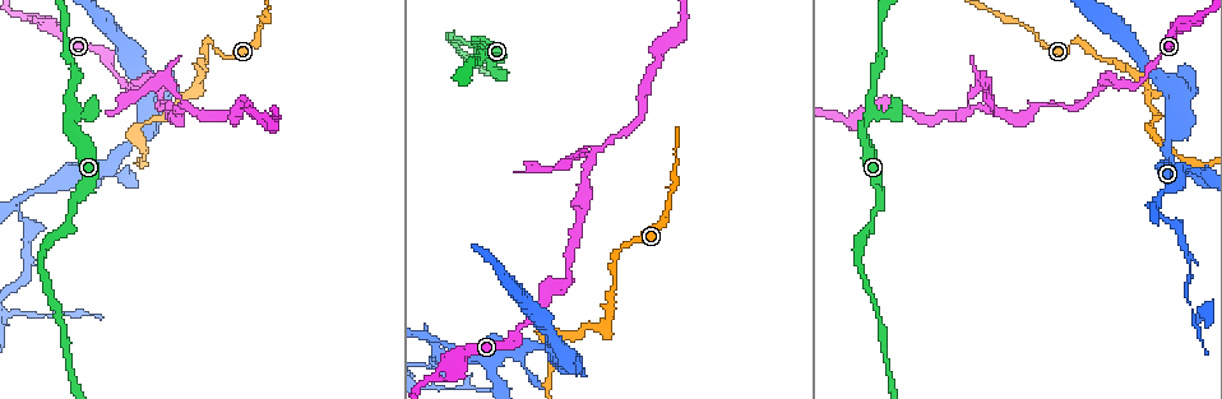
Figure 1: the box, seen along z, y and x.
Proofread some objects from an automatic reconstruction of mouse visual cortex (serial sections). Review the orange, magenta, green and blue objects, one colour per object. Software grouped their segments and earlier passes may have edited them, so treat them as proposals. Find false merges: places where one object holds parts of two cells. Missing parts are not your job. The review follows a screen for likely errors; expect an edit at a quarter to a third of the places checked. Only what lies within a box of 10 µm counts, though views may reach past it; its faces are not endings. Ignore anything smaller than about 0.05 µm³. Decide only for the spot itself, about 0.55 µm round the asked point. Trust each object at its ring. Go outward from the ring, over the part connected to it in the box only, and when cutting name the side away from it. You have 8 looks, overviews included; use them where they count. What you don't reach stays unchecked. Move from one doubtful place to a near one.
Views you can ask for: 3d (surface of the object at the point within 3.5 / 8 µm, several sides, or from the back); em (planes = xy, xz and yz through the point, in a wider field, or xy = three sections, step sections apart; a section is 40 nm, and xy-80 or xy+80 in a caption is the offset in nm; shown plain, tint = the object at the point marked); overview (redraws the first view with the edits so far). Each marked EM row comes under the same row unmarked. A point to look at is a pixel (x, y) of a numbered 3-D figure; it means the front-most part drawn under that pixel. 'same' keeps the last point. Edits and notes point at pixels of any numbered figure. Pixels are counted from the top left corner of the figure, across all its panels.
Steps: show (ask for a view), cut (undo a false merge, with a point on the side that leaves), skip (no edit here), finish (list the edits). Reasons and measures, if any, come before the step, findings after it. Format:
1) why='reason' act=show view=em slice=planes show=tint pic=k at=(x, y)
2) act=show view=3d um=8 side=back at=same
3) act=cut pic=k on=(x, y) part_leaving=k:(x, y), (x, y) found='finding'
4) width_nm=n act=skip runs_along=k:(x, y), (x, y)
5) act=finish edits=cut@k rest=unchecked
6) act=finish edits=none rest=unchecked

why='abrupt turn' act=show view=3d um=3.5 pic=1 at=(564, 282)

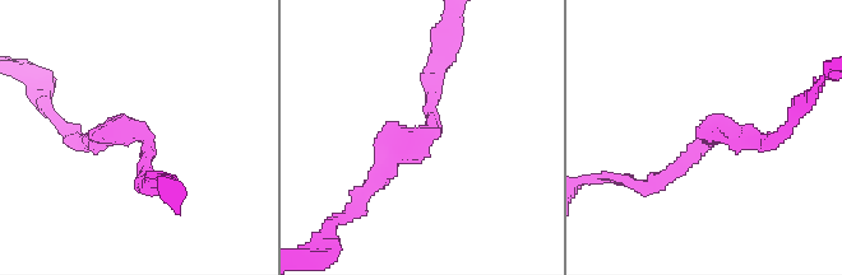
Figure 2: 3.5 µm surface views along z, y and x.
arm_widths_nm=200,200 act=show view=em slice=xy step=3 show=tint pic=2 at=(430, 134)

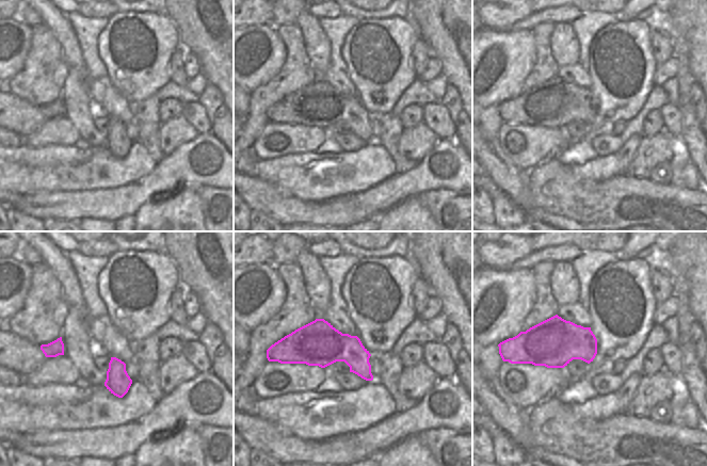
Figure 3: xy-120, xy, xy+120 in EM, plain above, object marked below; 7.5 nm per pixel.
act=skip runs_along=2:(369, 187), (431, 133), (435, 70) found='continuous, no second cell'

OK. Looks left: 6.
why='sharp bend' act=show view=3d um=3.5 pic=1 at=(571, 362)

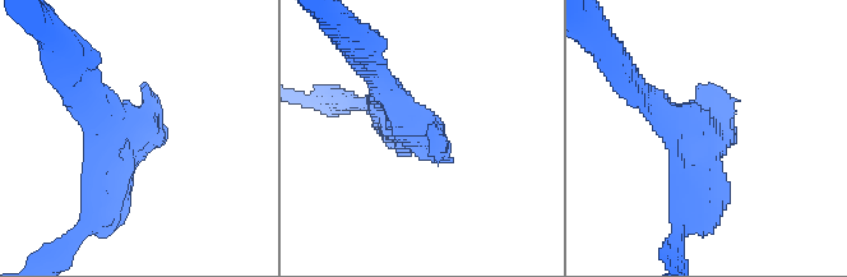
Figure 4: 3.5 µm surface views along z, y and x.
why='need the tissue' act=show view=em slice=xy step=3 show=tint pic=4 at=(132, 133)

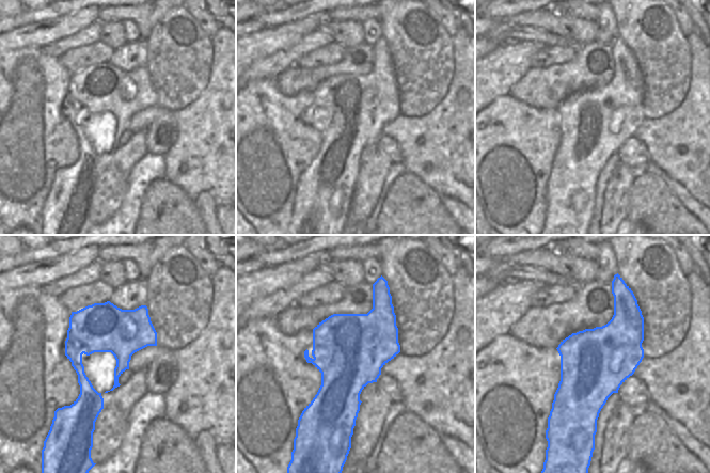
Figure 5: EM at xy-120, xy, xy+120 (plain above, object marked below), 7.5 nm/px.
act=skip runs_along=4:(699, 206), (709, 135), (647, 96) found='one cell here'

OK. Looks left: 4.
why='three-way junction' act=show view=3d um=3.5 pic=1 at=(598, 152)

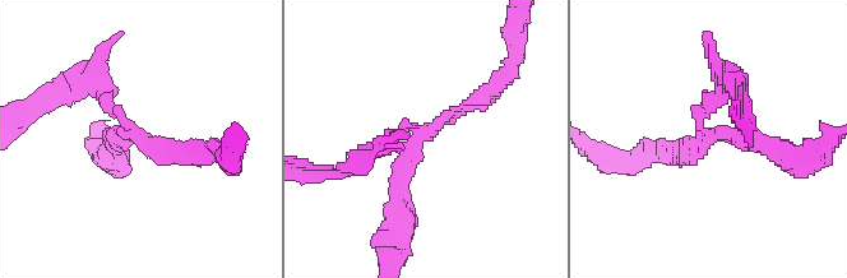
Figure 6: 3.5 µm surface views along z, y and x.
arms=3 arm_widths_nm=150,150,200 why='now the EM' act=show view=em slice=xy step=1 show=tint pic=6 at=(134, 137)

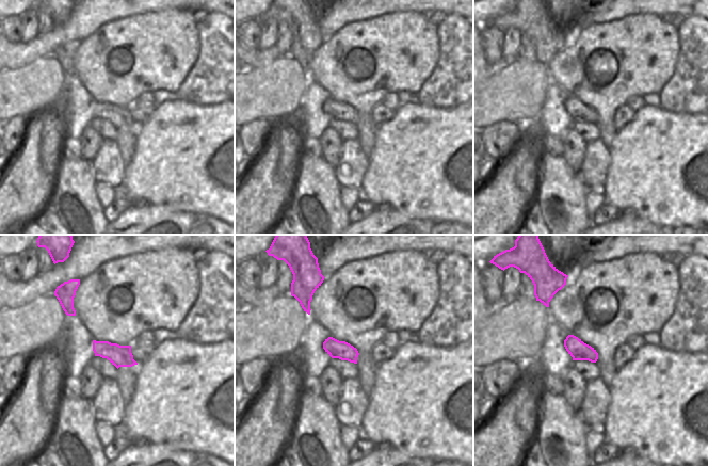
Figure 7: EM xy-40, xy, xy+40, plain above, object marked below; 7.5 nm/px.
act=cut pic=6 on=(718, 93) part_leaving=6:(699, 121), (722, 82), (745, 114) found='a second cell is stuck on'

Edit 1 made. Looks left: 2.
act=finish edits=cut@6 rest=unchecked

